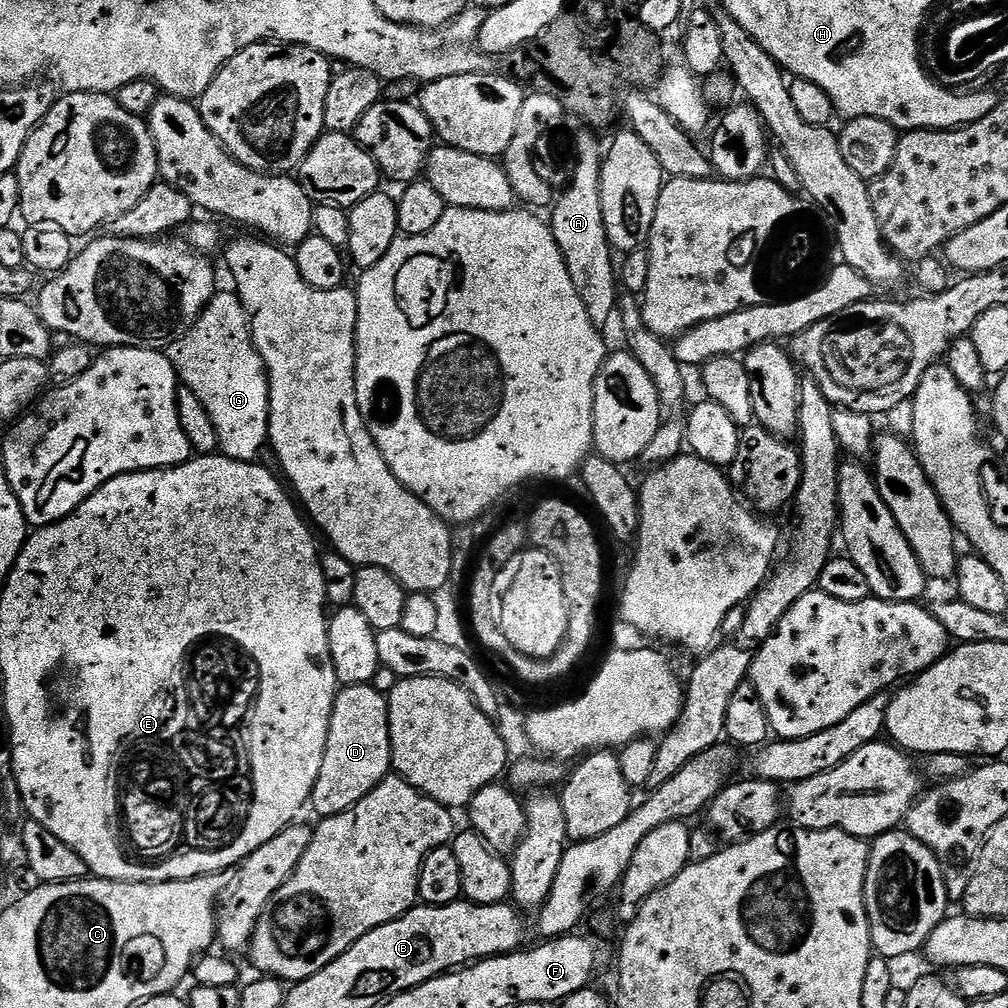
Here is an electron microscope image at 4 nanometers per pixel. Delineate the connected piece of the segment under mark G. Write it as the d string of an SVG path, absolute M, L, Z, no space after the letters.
M217 291L211 302L204 307L204 313L196 320L196 325L185 336L168 345L166 355L174 366L179 383L185 388L194 390L202 406L206 406L206 414L210 414L210 422L214 422L214 428L218 430L219 451L235 460L255 461L269 443L268 368L256 349L255 341L252 340L251 319L235 291Z

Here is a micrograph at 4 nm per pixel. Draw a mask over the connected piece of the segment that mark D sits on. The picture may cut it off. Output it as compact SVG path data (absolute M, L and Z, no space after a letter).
M349 684L341 687L332 707L332 721L328 731L326 754L322 758L322 770L318 774L318 782L314 786L310 801L311 807L316 807L317 817L333 816L350 810L358 802L362 802L362 798L366 798L366 794L370 794L370 790L381 784L392 771L387 695L383 691L380 693L372 684Z

